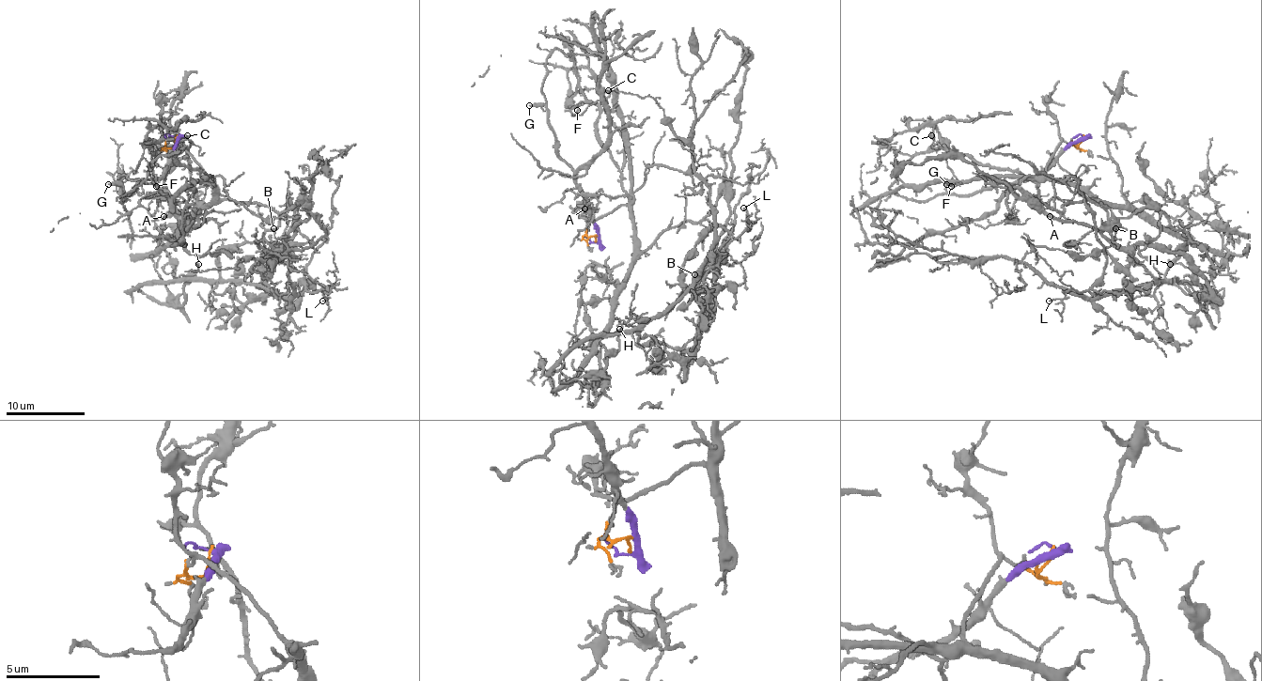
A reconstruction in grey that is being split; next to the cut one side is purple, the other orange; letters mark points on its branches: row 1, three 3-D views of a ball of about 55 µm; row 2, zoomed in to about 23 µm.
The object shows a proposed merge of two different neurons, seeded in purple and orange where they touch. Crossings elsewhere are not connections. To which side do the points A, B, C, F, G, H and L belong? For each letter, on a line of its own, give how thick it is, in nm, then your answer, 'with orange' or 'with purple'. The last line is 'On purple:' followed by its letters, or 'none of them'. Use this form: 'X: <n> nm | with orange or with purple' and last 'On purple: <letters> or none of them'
A: 120 nm | with orange
B: 120 nm | with orange
C: 90 nm | with orange
F: 130 nm | with orange
G: 300 nm | with purple
H: 130 nm | with orange
L: 90 nm | with orange
On purple: G

